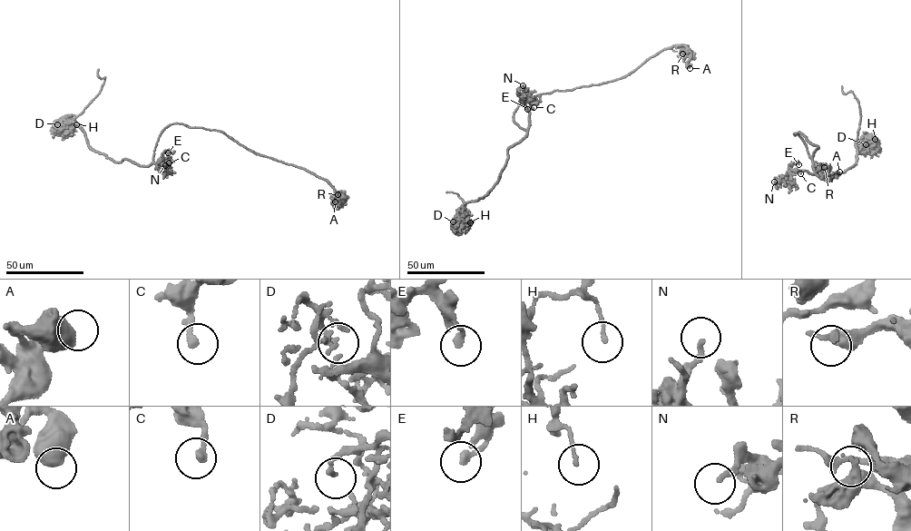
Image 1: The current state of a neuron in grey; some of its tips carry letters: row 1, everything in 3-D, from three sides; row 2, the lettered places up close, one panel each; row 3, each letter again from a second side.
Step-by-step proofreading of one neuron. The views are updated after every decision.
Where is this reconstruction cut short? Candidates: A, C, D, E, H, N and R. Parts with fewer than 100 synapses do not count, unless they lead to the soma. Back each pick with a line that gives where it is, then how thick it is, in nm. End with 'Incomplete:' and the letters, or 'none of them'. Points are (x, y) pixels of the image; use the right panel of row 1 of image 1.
Incomplete: none of them

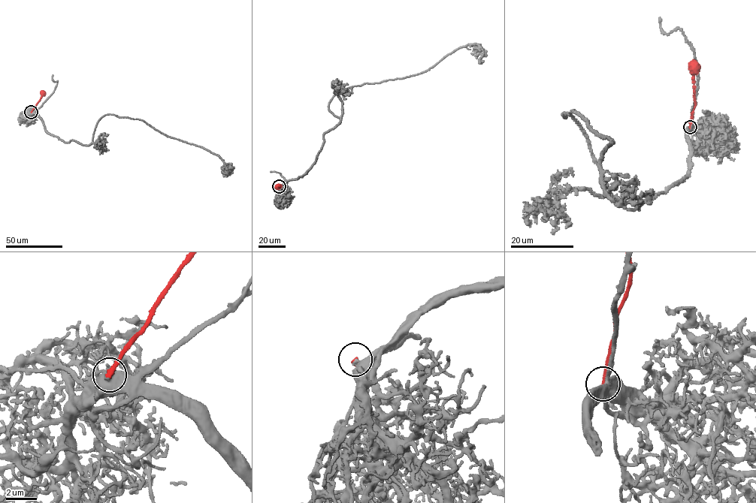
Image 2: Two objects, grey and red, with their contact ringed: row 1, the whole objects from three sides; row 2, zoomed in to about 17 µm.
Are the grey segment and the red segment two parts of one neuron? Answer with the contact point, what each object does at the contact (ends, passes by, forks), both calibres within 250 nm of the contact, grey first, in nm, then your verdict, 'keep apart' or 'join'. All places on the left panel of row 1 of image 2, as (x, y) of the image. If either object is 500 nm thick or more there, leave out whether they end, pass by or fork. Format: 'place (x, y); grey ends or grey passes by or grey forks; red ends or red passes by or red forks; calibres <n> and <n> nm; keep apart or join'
place (31, 112); calibres 600 and 240 nm; keep apart

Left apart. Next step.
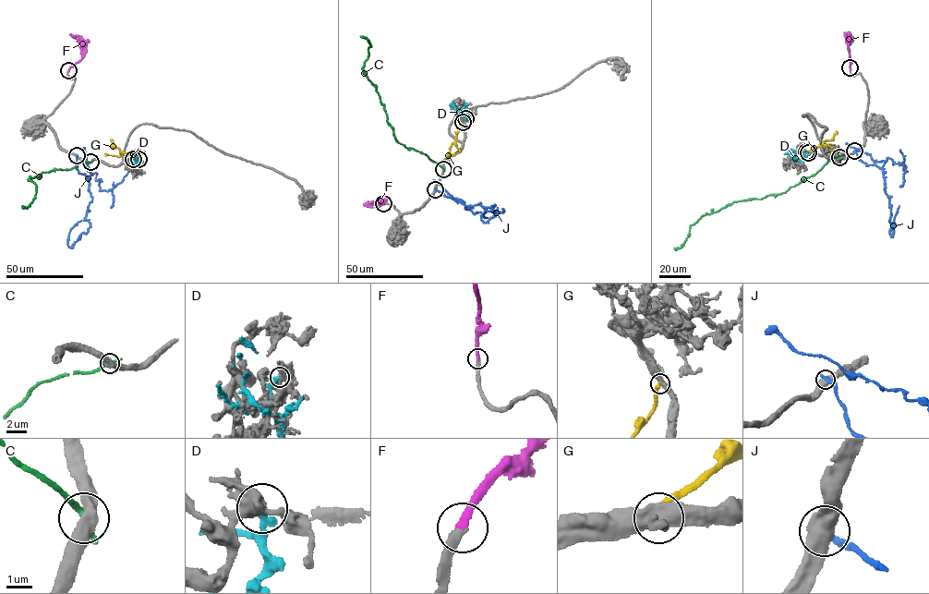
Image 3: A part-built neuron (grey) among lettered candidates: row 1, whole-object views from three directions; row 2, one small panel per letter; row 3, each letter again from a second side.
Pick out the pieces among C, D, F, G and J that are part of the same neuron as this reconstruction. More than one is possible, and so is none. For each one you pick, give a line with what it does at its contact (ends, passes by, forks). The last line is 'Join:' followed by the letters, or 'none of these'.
F: It ends there
Join: F

